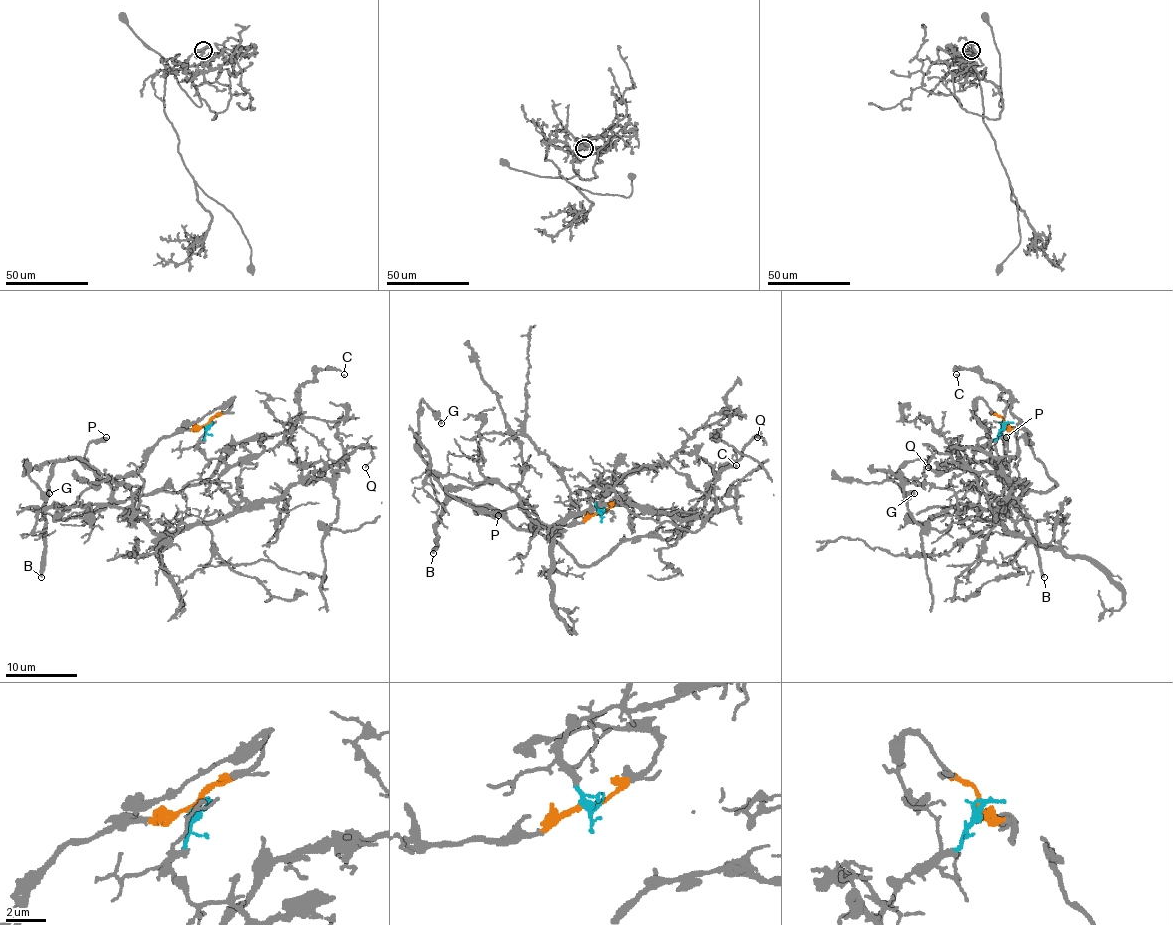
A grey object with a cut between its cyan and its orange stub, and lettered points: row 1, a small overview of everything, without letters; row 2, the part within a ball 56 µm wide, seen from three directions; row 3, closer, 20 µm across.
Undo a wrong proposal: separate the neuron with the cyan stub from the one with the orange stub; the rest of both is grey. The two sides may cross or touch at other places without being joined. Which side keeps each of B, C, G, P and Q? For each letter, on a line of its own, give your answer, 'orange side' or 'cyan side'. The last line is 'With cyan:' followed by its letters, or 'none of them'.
B: orange side
C: orange side
G: orange side
P: orange side
Q: cyan side
With cyan: Q

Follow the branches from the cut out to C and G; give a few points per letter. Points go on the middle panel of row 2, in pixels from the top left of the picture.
C: (599, 512), (553, 526), (527, 504), (502, 512), (592, 566), (630, 539), (678, 539), (720, 469), (736, 465)
G: (599, 512), (580, 522), (542, 526), (527, 504), (493, 510), (452, 499), (419, 452), (423, 400), (441, 424)

